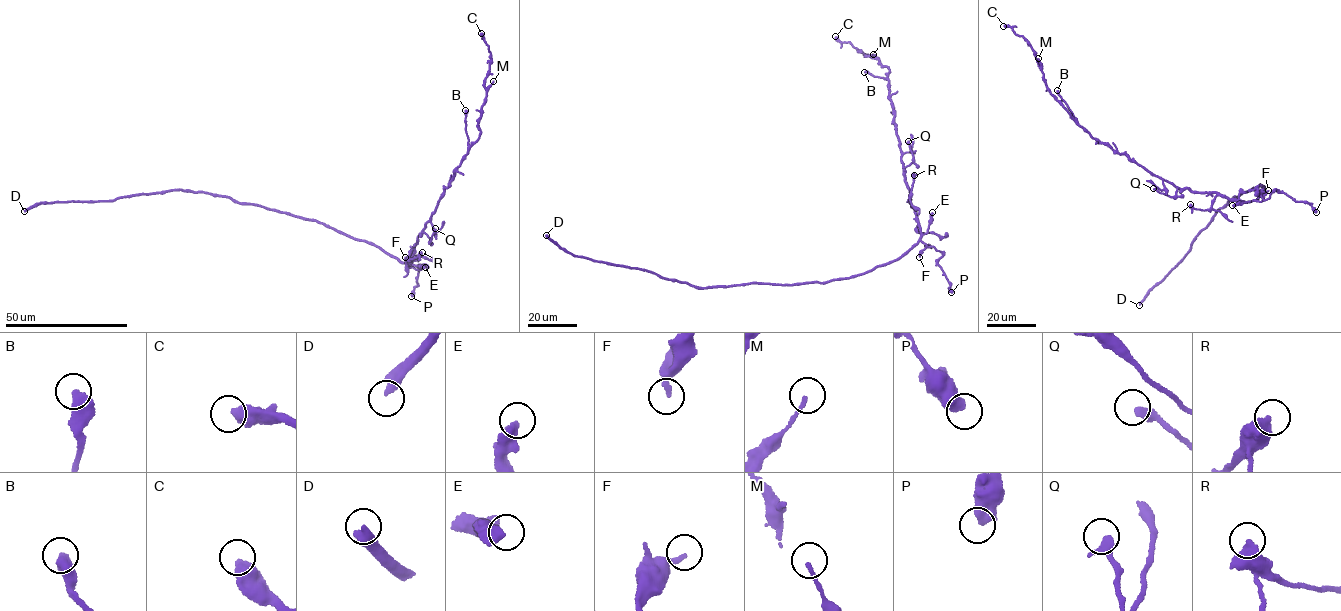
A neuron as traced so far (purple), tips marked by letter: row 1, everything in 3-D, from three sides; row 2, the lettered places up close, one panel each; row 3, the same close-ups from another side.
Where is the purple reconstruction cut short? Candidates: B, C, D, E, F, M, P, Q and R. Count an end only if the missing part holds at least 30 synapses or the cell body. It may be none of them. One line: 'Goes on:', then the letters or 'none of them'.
Goes on: D

